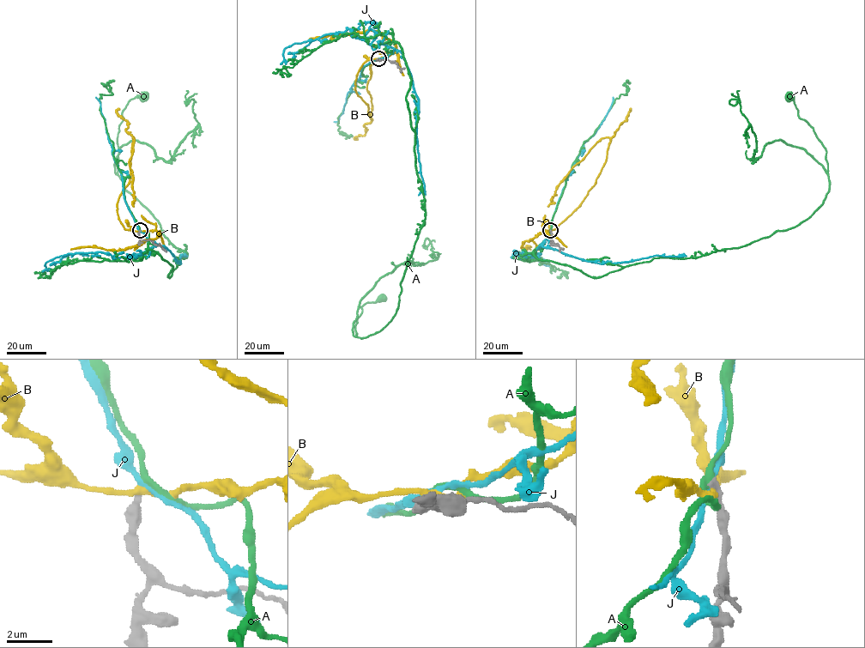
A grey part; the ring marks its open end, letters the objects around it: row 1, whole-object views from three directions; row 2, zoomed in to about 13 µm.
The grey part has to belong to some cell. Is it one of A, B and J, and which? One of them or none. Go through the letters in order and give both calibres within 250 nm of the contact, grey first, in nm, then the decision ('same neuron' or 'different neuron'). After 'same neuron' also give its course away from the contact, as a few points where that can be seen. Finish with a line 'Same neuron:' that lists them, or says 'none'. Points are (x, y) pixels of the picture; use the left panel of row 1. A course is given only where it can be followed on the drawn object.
A: calibres 280 and 280 nm; same neuron; course (140, 230), (172, 267), (169, 277), (187, 255), (117, 173), (122, 111), (144, 97)
B: calibres 320 and 280 nm; different neuron
J: calibres 280 and 240 nm; different neuron
Same neuron: A

